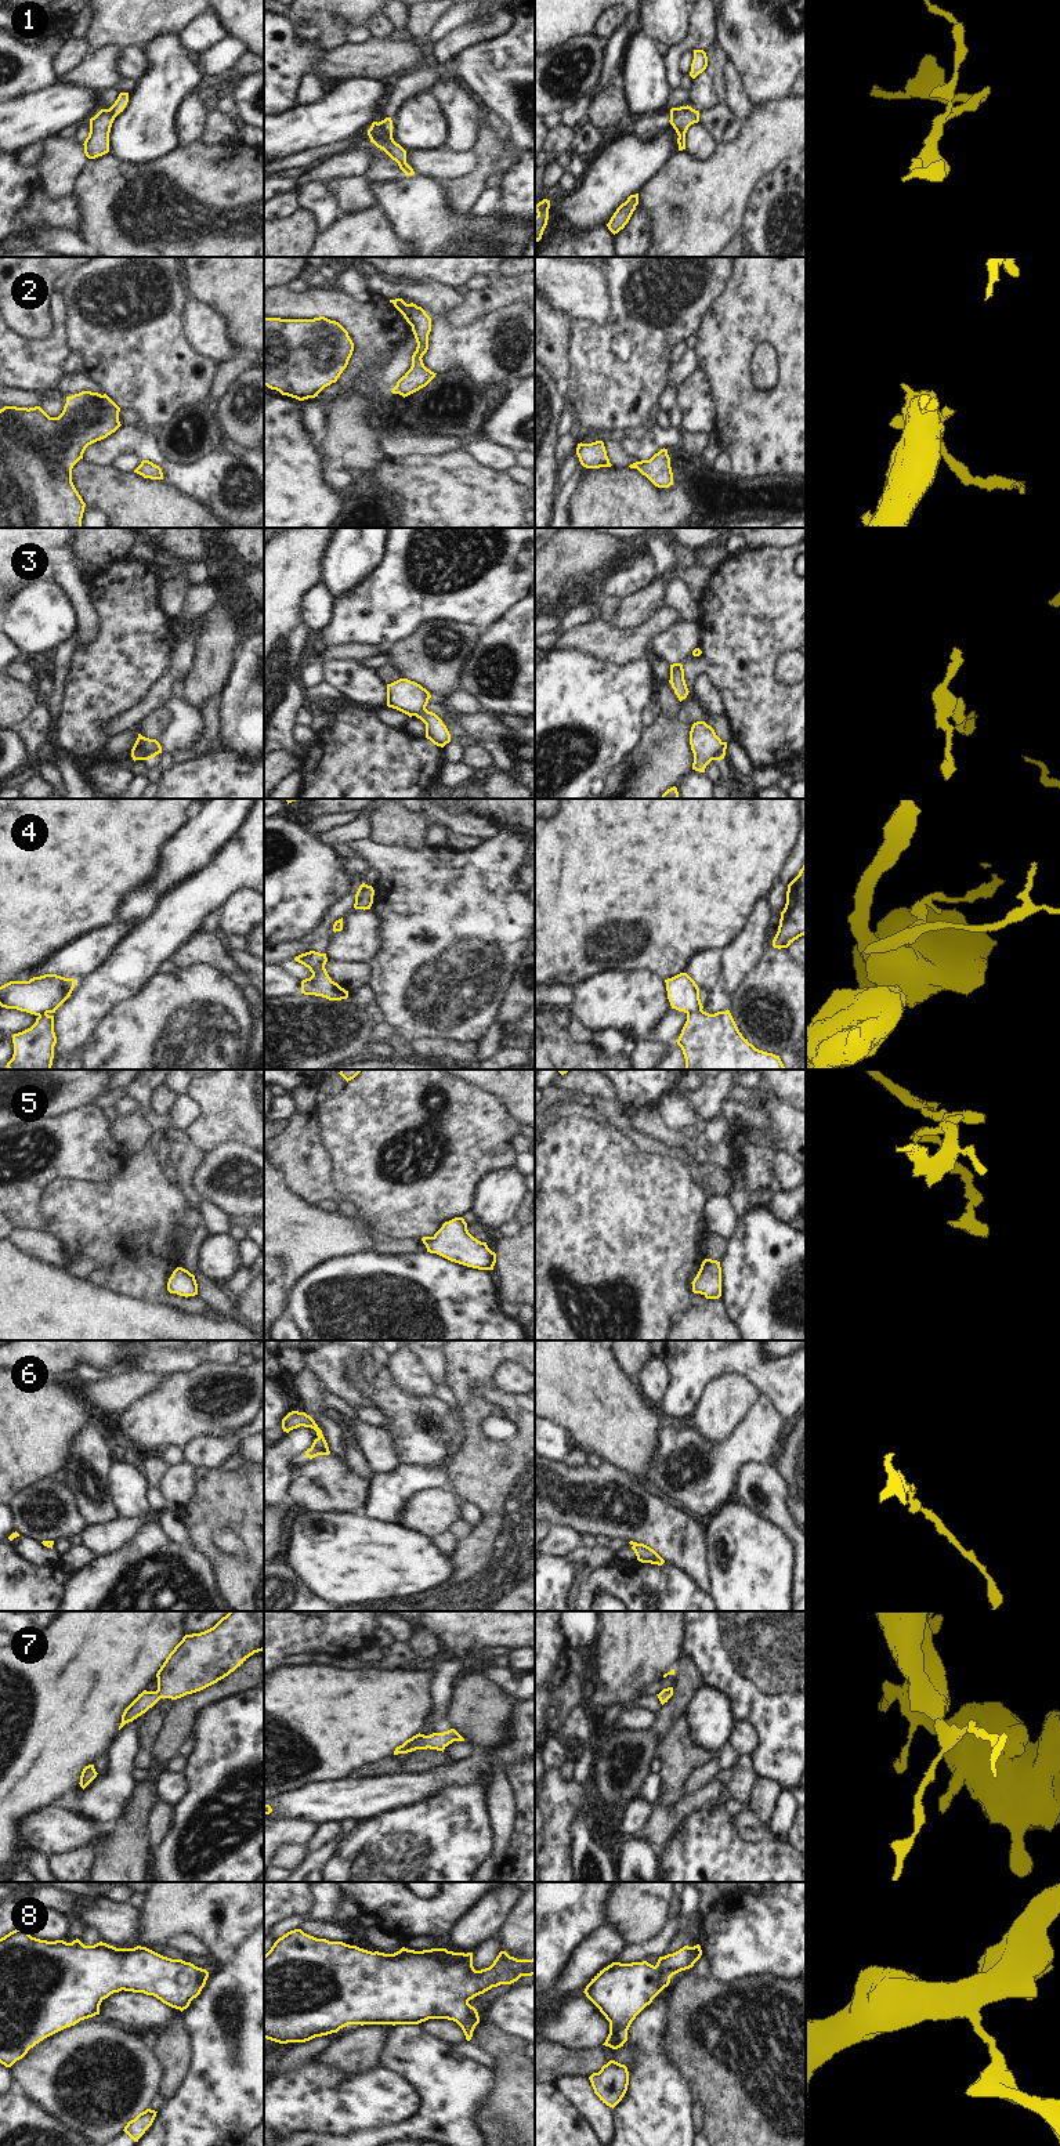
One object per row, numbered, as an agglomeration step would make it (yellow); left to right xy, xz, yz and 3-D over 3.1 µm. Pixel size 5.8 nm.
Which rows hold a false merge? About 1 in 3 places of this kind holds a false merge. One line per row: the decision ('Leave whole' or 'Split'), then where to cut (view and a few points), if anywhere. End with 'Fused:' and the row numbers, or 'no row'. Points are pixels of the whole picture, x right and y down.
1: Split. Split along xz (376, 123), (391, 137)
2: Leave whole. No split
3: Leave whole. No split
4: Split. Split along yz (702, 1010), (694, 1010), (687, 1014)
5: Leave whole. No split
6: Leave whole. No split
7: Leave whole. No split
8: Leave whole. No split
Fused: 1, 4

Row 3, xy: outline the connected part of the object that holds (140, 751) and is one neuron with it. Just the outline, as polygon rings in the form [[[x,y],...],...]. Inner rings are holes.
[[[138,734],[138,738],[131,749],[133,760],[149,760],[162,753],[162,746],[156,739],[149,739]]]

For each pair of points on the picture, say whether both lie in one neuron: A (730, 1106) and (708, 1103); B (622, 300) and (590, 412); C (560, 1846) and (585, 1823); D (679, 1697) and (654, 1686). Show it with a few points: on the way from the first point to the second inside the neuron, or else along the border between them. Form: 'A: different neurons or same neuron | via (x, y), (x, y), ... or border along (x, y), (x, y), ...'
A: different neurons | border along (726, 1096), (722, 1102), (720, 1113)
B: same neuron | via (622, 328), (622, 365), (611, 384)
C: different neurons | border along (585, 1810), (571, 1823), (572, 1867)
D: different neurons | border along (675, 1675), (673, 1687)

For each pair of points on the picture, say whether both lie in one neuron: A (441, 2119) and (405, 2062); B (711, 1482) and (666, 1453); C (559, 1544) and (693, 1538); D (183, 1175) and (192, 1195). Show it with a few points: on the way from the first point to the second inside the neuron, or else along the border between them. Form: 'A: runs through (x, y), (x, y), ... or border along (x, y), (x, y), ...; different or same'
A: runs through (441, 2105), (441, 2098), (419, 2076); same
B: runs through (698, 1482), (690, 1484), (687, 1473), (679, 1465); same
C: border along (552, 1523), (571, 1526), (582, 1533); different
D: runs through (184, 1180), (188, 1190); same

